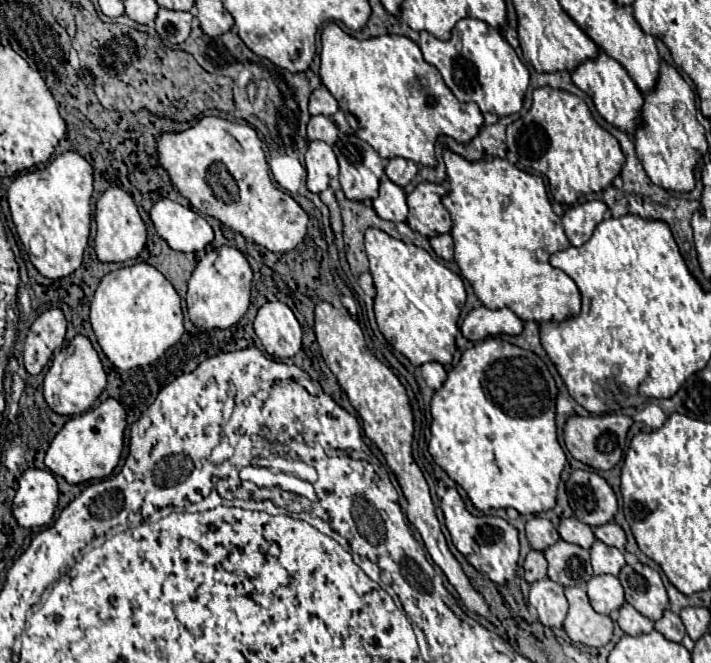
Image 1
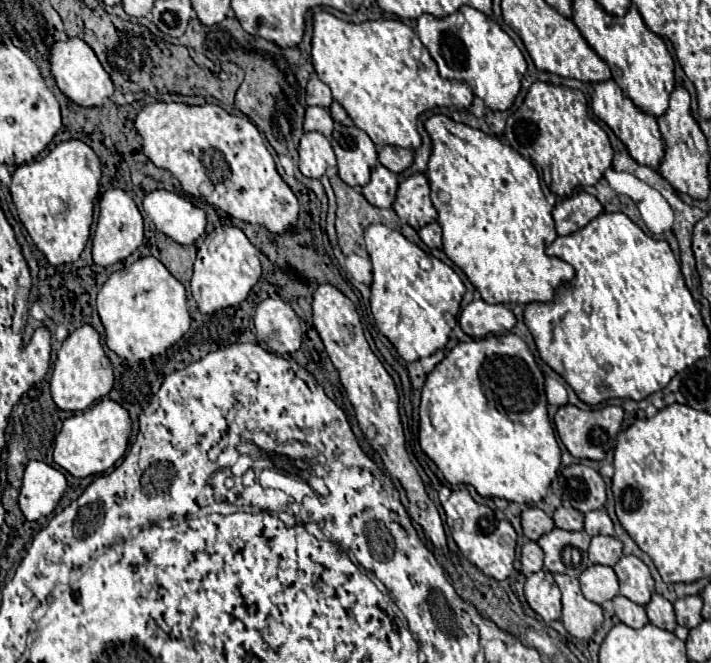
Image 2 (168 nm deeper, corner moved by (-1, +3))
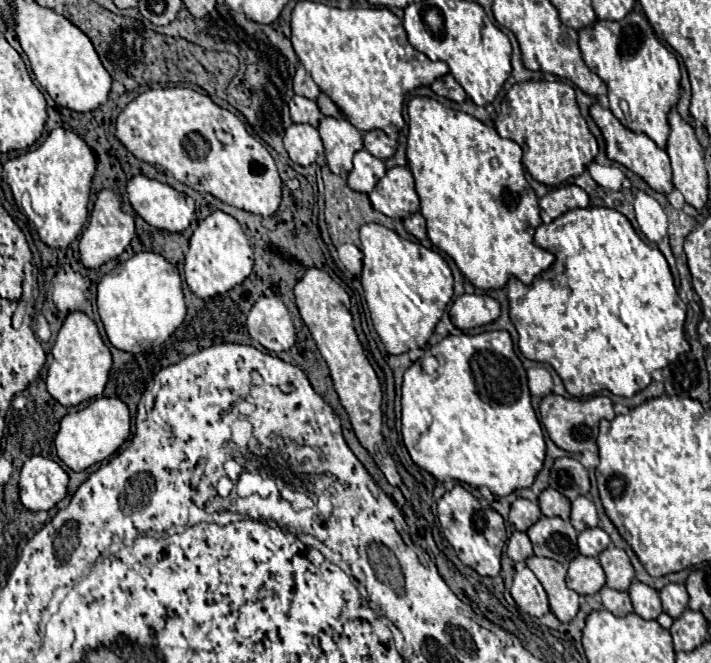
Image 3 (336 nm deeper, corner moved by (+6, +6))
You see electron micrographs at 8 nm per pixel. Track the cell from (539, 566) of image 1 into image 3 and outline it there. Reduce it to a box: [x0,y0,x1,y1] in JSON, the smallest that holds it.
[506,530,534,562]

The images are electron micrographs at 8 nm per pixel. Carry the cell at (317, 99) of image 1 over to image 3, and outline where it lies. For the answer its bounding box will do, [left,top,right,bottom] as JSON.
[294,66,320,100]

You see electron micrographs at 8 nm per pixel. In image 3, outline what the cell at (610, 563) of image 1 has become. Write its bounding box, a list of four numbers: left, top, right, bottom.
[578,528,610,556]

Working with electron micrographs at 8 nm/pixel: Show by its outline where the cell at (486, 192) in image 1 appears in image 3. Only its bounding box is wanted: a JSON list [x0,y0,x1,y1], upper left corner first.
[406,96,554,290]

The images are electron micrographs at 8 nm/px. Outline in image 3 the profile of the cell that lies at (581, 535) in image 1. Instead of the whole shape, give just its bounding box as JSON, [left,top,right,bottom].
[538,488,570,520]

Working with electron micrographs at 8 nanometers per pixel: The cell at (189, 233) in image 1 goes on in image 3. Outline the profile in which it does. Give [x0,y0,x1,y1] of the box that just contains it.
[126,174,194,232]

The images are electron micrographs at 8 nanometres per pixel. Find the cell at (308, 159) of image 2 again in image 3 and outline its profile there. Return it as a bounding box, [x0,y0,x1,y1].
[284,124,324,166]

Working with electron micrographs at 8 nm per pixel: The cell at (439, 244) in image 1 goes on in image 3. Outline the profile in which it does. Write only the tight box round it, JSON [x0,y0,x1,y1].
[404,212,426,240]

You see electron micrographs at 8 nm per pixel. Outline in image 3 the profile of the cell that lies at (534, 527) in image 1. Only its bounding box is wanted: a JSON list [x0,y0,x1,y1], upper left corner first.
[508,498,542,532]

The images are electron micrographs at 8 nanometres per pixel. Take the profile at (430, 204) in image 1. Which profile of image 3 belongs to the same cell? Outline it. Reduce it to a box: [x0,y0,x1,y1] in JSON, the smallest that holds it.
[370,166,420,220]

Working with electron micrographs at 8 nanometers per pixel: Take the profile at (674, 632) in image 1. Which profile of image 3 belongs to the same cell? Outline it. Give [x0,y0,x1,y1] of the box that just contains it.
[630,580,662,620]

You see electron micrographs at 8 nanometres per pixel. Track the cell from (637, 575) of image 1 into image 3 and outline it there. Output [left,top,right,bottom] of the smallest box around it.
[598,546,634,590]

